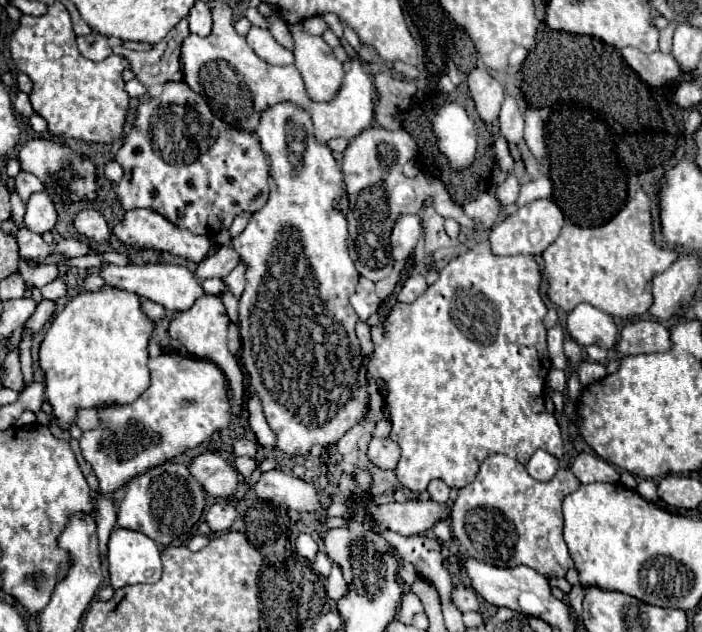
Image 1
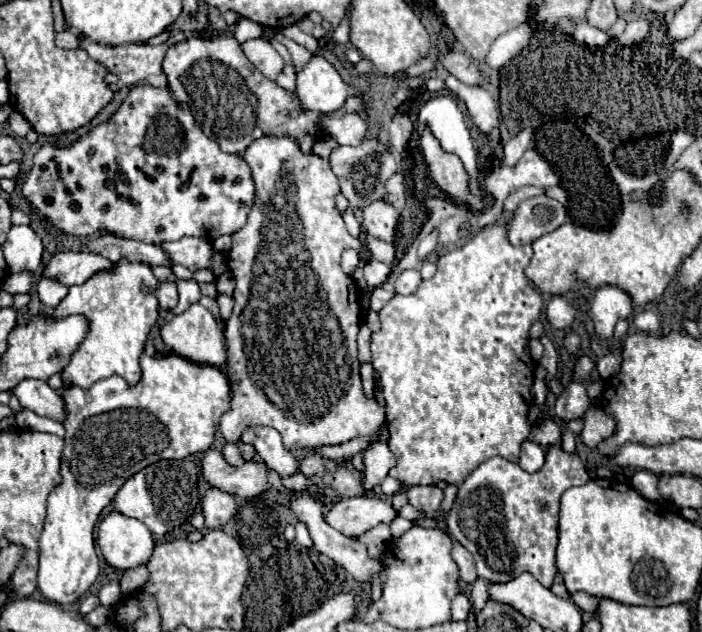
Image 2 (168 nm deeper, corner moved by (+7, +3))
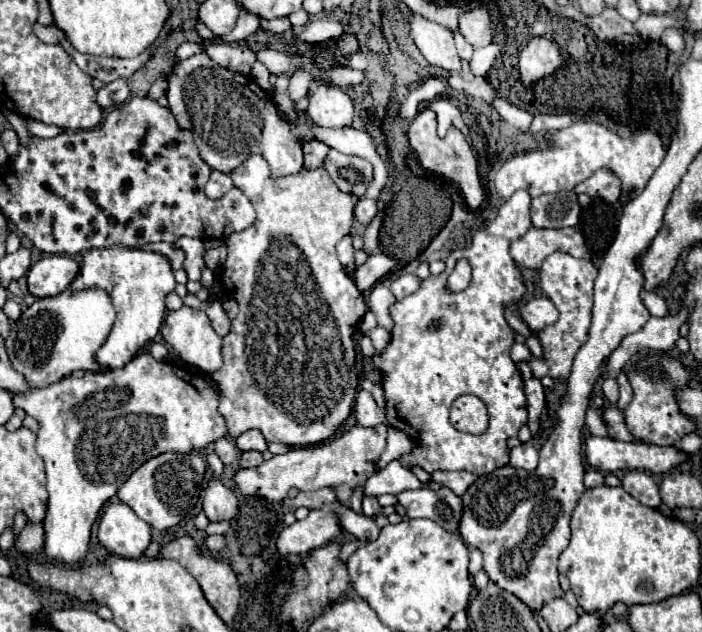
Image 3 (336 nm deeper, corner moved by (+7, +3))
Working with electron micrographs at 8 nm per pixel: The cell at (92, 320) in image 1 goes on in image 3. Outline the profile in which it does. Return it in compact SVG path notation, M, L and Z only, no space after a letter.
M106 247L106 249L92 249L82 257L80 271L70 285L74 291L100 287L110 293L114 307L116 307L116 321L112 333L108 335L106 343L98 349L96 359L104 369L120 369L124 367L136 351L152 341L164 321L164 297L174 291L176 281L170 267L170 261L154 251L130 249L130 247Z

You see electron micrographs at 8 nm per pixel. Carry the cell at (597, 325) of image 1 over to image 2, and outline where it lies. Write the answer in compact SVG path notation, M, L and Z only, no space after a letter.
M552 297L552 301L546 307L546 317L548 317L550 325L554 329L562 329L562 331L572 329L576 313L578 313L578 309L564 297Z

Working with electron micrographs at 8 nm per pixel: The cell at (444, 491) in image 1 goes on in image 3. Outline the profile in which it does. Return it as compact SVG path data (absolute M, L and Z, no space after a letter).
M446 487L440 491L418 489L418 491L402 491L396 497L400 505L406 509L408 517L432 519L450 533L458 531L462 501L454 491Z

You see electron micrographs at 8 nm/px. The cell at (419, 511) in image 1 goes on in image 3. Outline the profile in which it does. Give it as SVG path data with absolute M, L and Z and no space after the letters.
M310 511L304 521L296 521L280 531L276 549L280 555L302 555L316 547L322 547L334 539L340 539L342 527L334 513Z

